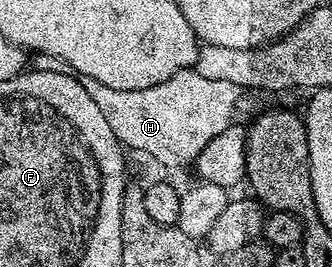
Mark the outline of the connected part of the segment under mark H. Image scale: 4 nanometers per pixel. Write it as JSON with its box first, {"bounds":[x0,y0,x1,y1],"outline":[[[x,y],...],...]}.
{"bounds":[84,70,239,168],"outline":[[[195,70],[171,74],[171,78],[155,86],[147,86],[147,90],[111,90],[111,86],[103,86],[94,80],[85,80],[84,86],[87,94],[91,94],[91,99],[95,101],[95,106],[103,110],[103,118],[107,118],[115,138],[121,141],[126,149],[134,148],[135,151],[142,152],[143,155],[150,156],[169,168],[177,168],[180,164],[192,165],[203,146],[207,146],[207,142],[211,142],[215,134],[230,128],[232,120],[229,119],[237,108],[239,96],[239,89],[231,82],[203,78],[203,74]]]}

